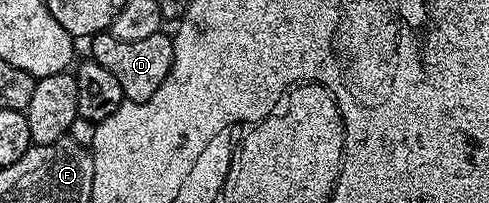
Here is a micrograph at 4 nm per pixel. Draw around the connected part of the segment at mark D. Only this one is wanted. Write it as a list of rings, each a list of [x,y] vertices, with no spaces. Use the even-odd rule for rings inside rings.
[[[107,31],[94,34],[89,38],[88,45],[90,45],[89,56],[119,81],[122,96],[127,101],[152,99],[160,83],[164,83],[164,79],[169,75],[174,62],[174,39],[165,32],[148,35],[148,39],[125,41],[116,39]]]

